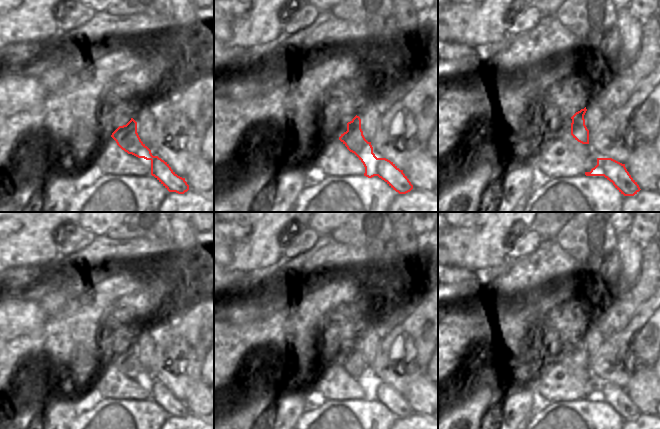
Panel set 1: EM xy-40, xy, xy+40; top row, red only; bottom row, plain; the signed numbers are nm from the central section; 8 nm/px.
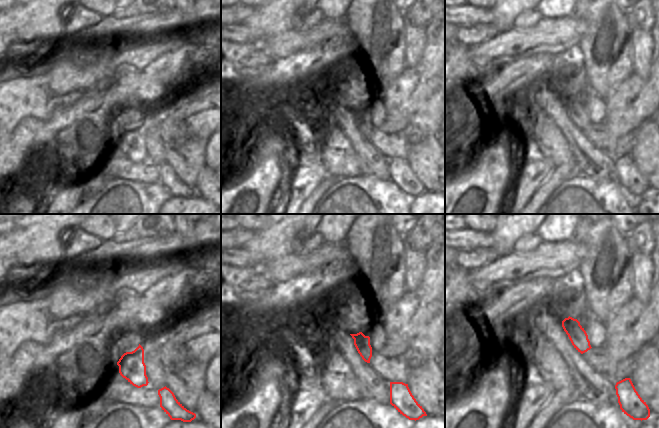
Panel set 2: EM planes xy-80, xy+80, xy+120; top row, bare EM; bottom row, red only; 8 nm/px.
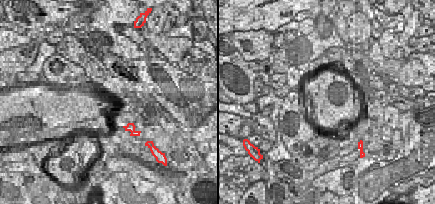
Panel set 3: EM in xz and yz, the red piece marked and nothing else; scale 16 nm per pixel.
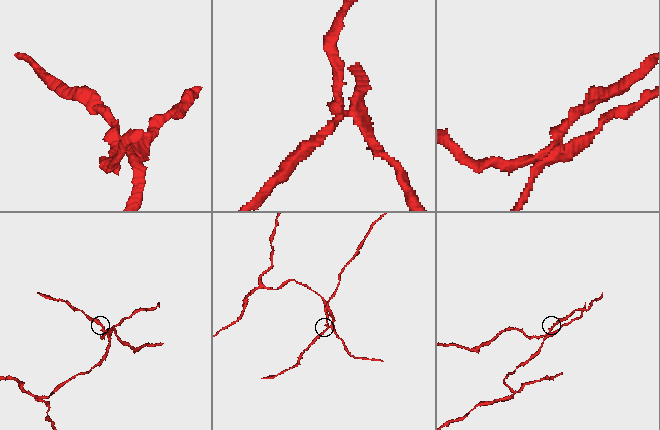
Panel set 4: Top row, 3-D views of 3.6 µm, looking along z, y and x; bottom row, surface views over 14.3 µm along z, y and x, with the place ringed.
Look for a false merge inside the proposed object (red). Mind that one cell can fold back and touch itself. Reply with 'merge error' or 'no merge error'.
merge error

